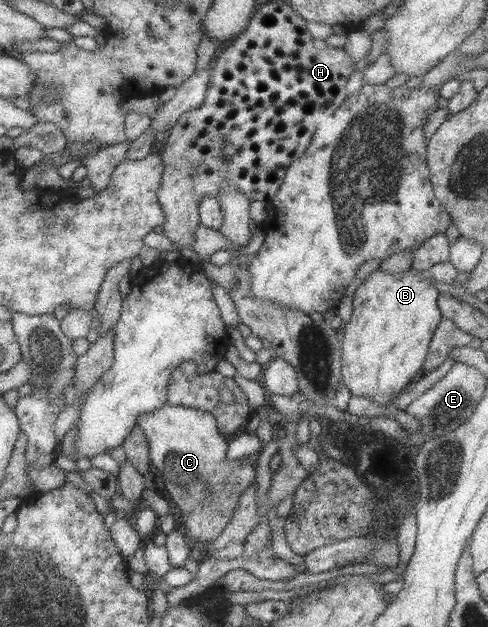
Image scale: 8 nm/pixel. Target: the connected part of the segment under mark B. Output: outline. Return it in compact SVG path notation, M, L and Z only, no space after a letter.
M377 268L369 273L353 291L352 311L345 324L341 340L341 381L351 395L371 399L379 405L392 406L390 399L406 384L422 376L422 364L426 359L432 334L441 320L437 306L438 290L430 280L414 274L412 269L391 275Z

